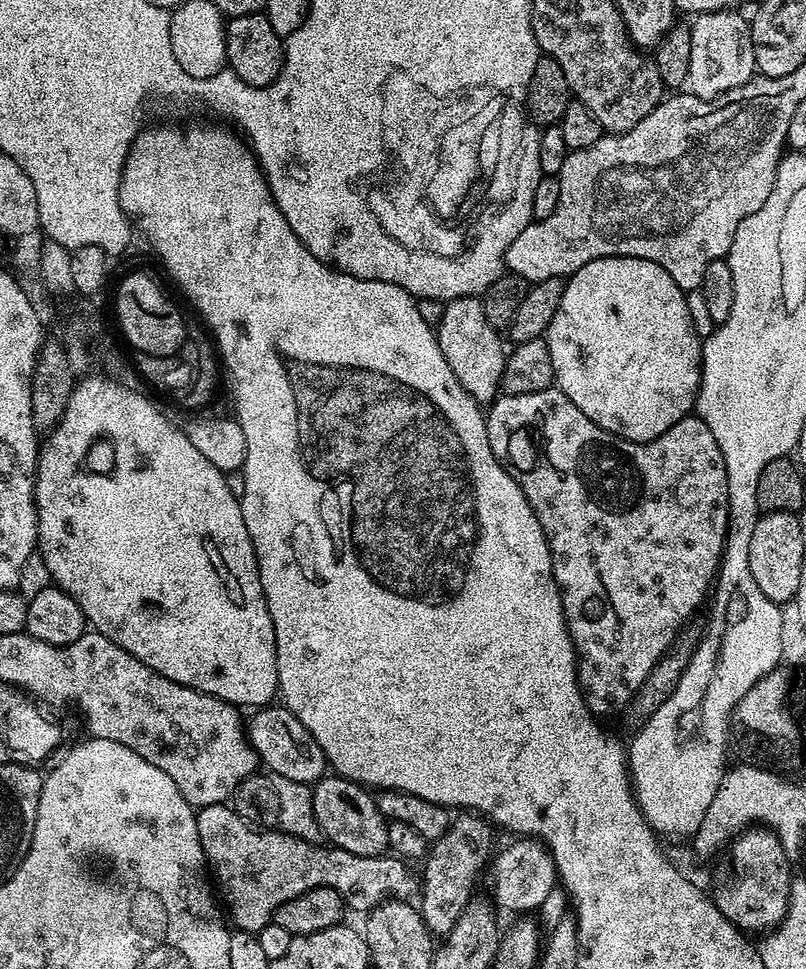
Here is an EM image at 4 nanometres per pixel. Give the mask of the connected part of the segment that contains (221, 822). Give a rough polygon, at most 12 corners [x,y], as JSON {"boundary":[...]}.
{"boundary":[[227,803],[198,838],[242,932],[333,888],[351,911],[418,892],[405,861],[257,830]]}

